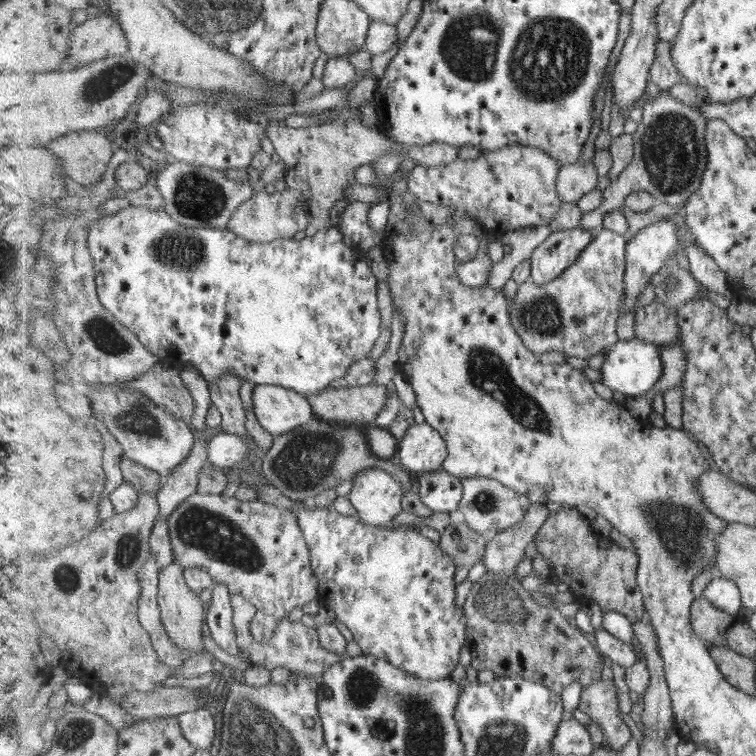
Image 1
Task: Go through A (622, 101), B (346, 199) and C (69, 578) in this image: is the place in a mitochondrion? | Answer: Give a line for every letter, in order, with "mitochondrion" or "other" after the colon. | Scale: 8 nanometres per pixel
A: other
B: other
C: mitochondrion

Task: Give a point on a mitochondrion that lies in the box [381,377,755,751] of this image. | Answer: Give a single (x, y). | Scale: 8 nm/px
(683, 533)

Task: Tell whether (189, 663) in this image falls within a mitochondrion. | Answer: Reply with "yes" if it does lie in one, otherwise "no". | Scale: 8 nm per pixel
no

